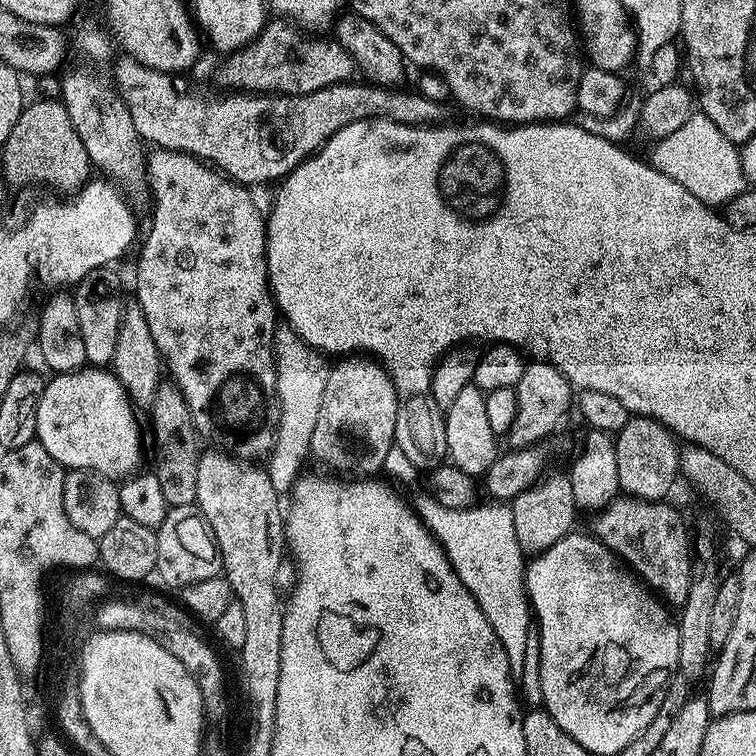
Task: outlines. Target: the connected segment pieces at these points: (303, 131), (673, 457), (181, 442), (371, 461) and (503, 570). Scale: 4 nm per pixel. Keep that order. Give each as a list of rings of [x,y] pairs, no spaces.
[[[124,54],[111,65],[110,75],[120,97],[126,102],[134,118],[134,130],[138,130],[141,140],[159,148],[169,148],[196,156],[206,164],[224,173],[229,180],[237,180],[245,186],[268,184],[271,180],[283,181],[302,161],[317,152],[325,142],[342,126],[350,122],[387,118],[399,124],[443,124],[449,119],[447,103],[439,104],[426,98],[419,90],[407,92],[404,86],[385,86],[363,82],[331,84],[322,90],[314,90],[301,96],[281,96],[279,94],[253,94],[228,90],[221,94],[211,92],[200,84],[191,84],[184,74],[159,72],[150,66],[142,66],[134,57]]]
[[[632,416],[620,432],[615,433],[616,457],[618,458],[618,486],[621,493],[639,500],[664,500],[680,476],[680,453],[677,437],[664,424],[649,416]]]
[[[162,382],[154,394],[150,409],[152,436],[156,439],[156,465],[154,471],[162,485],[162,495],[169,508],[196,503],[198,494],[198,462],[202,455],[202,441],[196,432],[194,418],[190,418],[190,406],[182,398],[182,390],[171,382]]]
[[[367,354],[337,359],[328,369],[326,390],[322,390],[322,406],[318,406],[318,422],[314,422],[311,459],[321,460],[336,474],[375,477],[379,473],[376,471],[389,463],[388,451],[393,451],[396,442],[399,409],[394,381],[379,360]]]
[[[421,494],[414,500],[414,511],[421,522],[432,532],[448,555],[453,570],[462,578],[466,590],[474,594],[482,614],[494,626],[502,646],[510,654],[524,652],[534,640],[534,617],[524,591],[526,554],[518,546],[518,534],[514,534],[514,518],[511,507],[504,502],[477,503],[470,508],[442,506],[434,497]]]

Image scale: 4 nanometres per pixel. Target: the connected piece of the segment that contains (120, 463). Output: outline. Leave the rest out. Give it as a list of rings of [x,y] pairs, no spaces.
[[[85,366],[76,372],[53,375],[51,379],[44,385],[42,402],[38,402],[36,427],[36,439],[46,446],[46,454],[50,454],[50,458],[57,460],[65,470],[85,468],[113,478],[133,475],[141,467],[140,424],[136,421],[137,409],[116,373],[104,366]]]

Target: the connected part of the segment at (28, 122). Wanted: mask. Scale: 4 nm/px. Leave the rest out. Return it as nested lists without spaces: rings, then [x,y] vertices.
[[[36,98],[33,104],[25,103],[18,122],[14,122],[14,130],[10,130],[10,138],[2,145],[2,152],[2,180],[13,189],[23,184],[45,184],[64,192],[60,194],[75,194],[94,172],[86,146],[82,146],[82,138],[78,138],[78,130],[74,130],[74,122],[70,122],[70,114],[66,114],[66,106],[59,99]]]

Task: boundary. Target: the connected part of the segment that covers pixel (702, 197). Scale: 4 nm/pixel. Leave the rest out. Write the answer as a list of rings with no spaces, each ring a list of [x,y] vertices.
[[[701,115],[699,119],[700,124],[696,124],[695,119],[688,120],[686,126],[674,130],[674,134],[655,141],[651,145],[650,163],[653,168],[666,174],[666,178],[674,178],[674,182],[686,186],[686,190],[690,190],[690,194],[704,204],[726,206],[746,191],[740,148],[731,144],[726,134],[722,134],[722,130],[718,130],[708,116]]]

